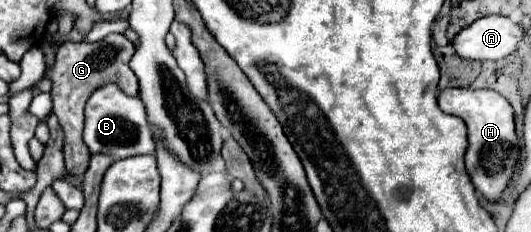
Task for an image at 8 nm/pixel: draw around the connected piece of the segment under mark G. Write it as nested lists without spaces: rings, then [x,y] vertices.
[[[111,33],[105,39],[97,41],[97,43],[73,43],[67,41],[61,47],[57,47],[57,59],[55,65],[51,69],[51,73],[47,75],[53,81],[53,113],[59,117],[59,123],[65,131],[65,165],[67,171],[73,175],[81,175],[87,169],[87,161],[91,157],[87,145],[81,139],[83,133],[83,109],[87,103],[87,97],[101,85],[113,81],[117,83],[127,95],[139,95],[139,83],[135,73],[129,67],[129,61],[135,53],[133,43],[121,35],[121,33]]]

